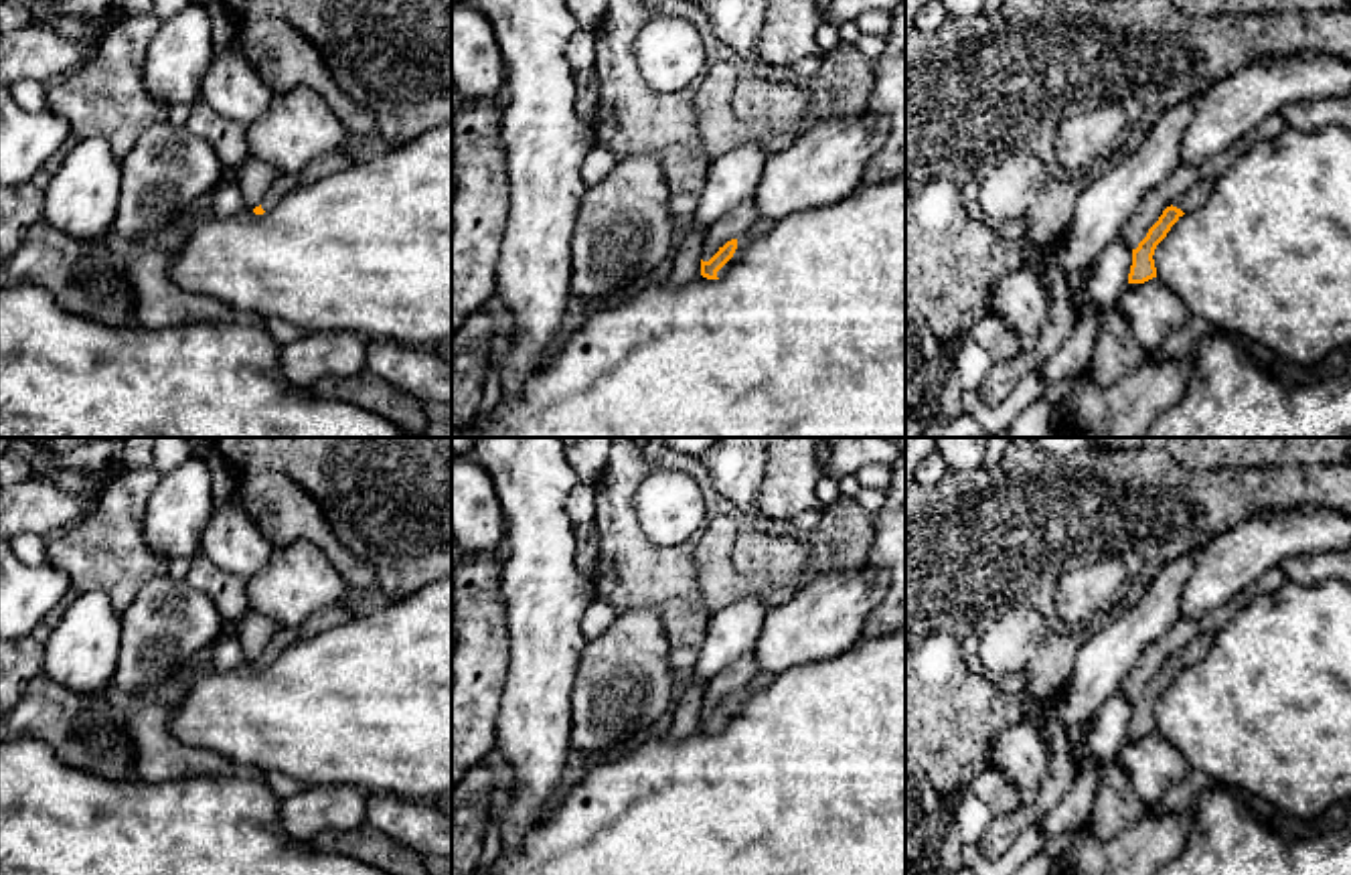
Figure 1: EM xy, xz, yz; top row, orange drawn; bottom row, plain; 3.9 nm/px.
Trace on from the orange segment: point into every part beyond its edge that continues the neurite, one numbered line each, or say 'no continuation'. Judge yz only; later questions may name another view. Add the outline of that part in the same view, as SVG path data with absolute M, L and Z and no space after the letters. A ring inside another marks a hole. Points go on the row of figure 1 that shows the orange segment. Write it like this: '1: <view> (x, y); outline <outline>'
1: yz (1196, 197); outline M1201 182L1195 188L1191 188L1185 196L1173 203L1173 207L1181 209L1183 213L1189 213L1205 203L1209 196L1211 184Z

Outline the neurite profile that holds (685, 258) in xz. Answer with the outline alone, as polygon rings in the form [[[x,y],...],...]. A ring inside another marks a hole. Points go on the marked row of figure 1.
[[[691,229],[687,239],[672,251],[672,269],[668,282],[672,286],[685,286],[701,275],[701,255],[707,231]]]

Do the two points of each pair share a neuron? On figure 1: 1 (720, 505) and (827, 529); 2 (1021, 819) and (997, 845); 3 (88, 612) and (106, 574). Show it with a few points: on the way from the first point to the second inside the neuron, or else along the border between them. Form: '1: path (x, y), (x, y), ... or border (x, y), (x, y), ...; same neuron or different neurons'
1: border (707, 470), (709, 483), (740, 515); different neurons
2: path (1015, 825), (1001, 839); same neuron
3: border (73, 598), (100, 590), (120, 618); different neurons

